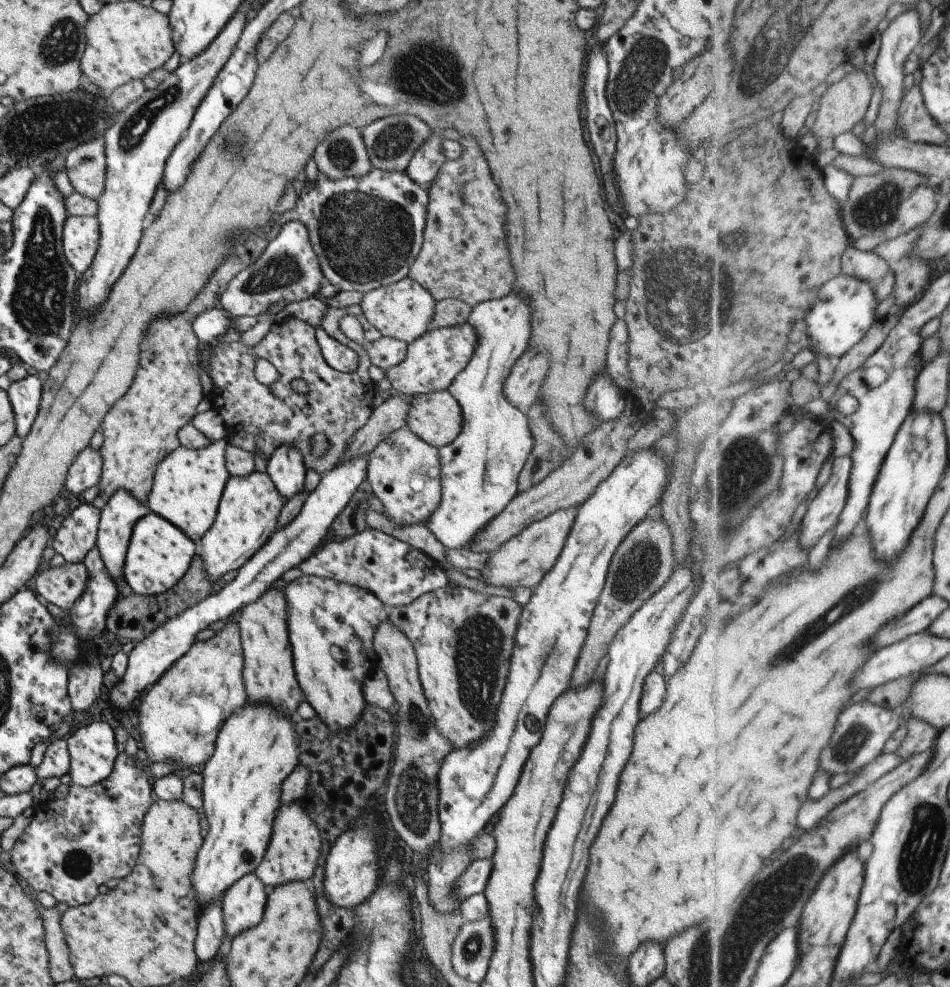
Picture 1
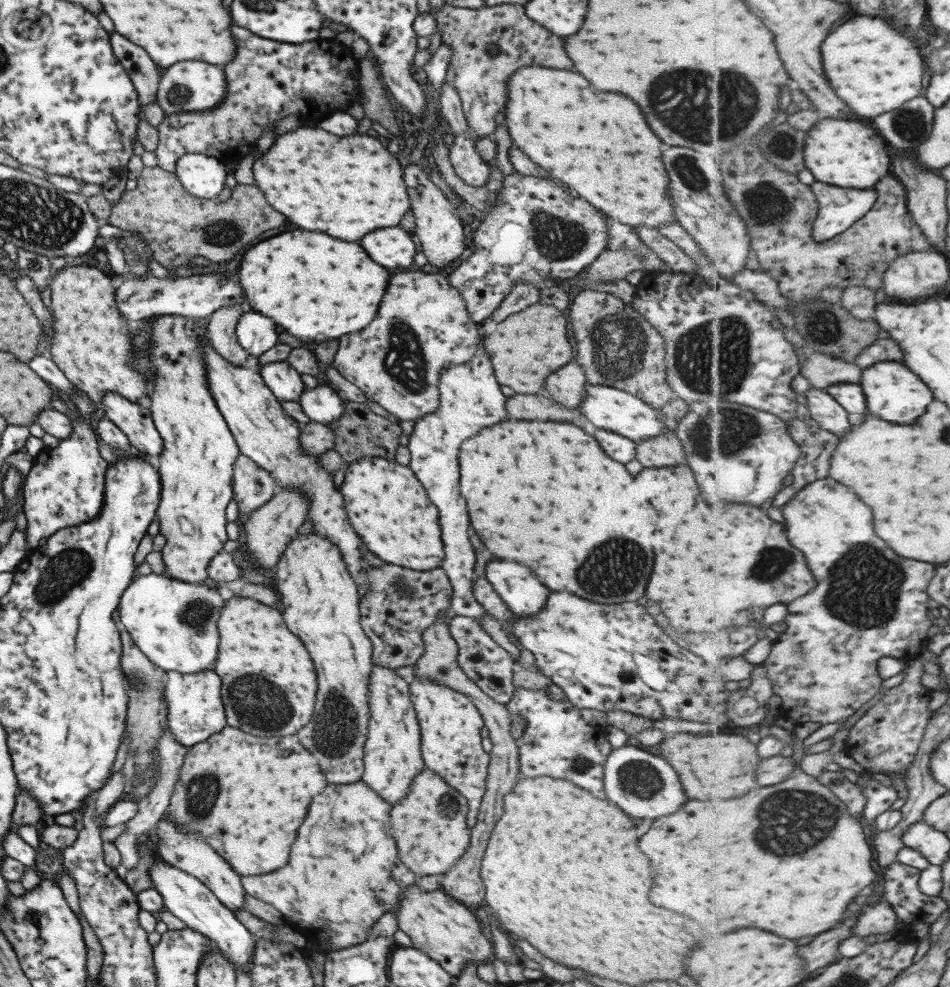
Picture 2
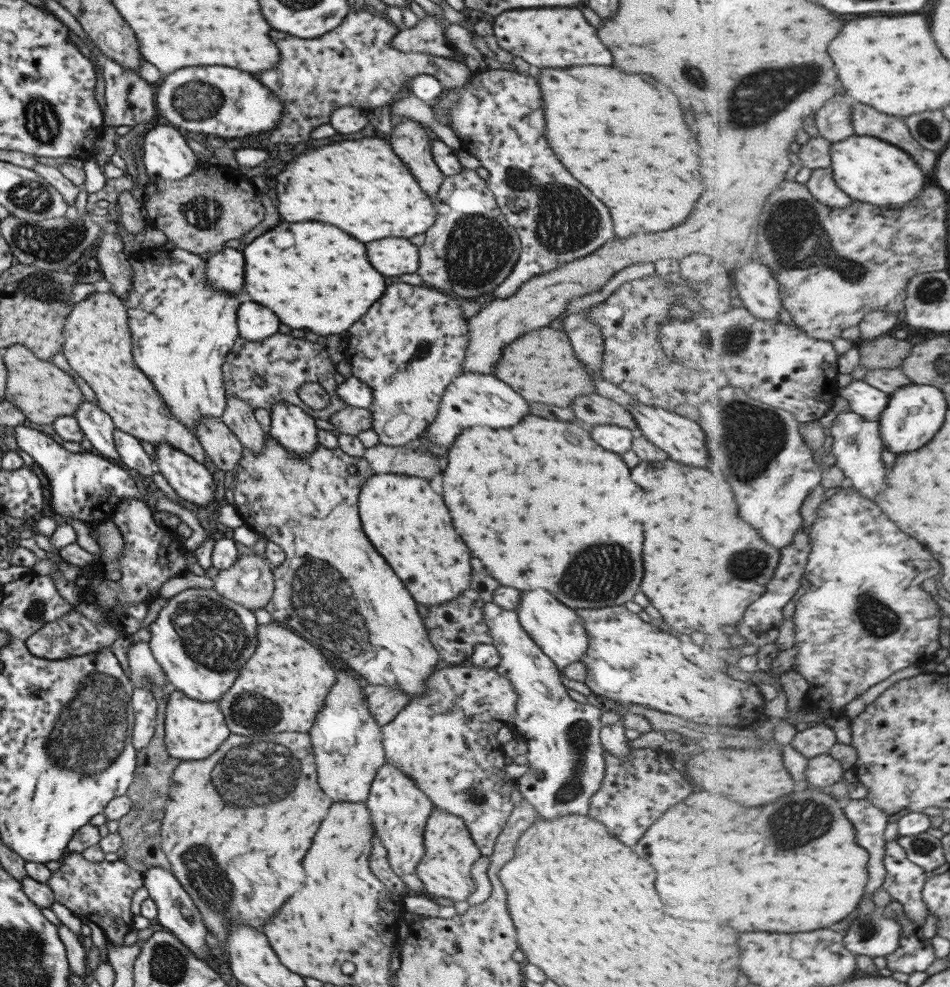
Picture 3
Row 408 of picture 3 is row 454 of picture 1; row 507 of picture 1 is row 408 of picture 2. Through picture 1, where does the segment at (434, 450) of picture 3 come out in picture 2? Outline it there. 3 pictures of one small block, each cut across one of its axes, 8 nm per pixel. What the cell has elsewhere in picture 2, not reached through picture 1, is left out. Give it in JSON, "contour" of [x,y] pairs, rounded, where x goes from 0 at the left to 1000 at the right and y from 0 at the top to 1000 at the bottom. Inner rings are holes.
{"contour":[[[509,345],[505,351],[505,357],[501,357],[499,363],[488,369],[472,372],[463,380],[461,388],[463,409],[457,417],[437,427],[428,451],[432,456],[431,473],[448,494],[451,505],[463,517],[463,537],[465,537],[468,560],[464,574],[468,578],[477,597],[476,622],[498,626],[503,631],[511,618],[497,599],[498,591],[503,586],[499,578],[501,563],[493,545],[495,527],[493,527],[491,509],[482,498],[482,458],[486,448],[491,444],[501,442],[509,432],[518,432],[535,426],[533,401],[528,399],[526,389],[520,383],[520,375],[516,369],[516,361],[512,359]]]}

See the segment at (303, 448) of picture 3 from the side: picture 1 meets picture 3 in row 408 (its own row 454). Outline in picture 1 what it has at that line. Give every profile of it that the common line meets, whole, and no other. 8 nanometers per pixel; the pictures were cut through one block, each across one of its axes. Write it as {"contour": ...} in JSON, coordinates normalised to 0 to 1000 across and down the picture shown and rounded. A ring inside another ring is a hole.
{"contour":[[[299,449],[291,453],[283,462],[280,476],[300,507],[320,497],[320,484],[324,474],[312,451]]]}

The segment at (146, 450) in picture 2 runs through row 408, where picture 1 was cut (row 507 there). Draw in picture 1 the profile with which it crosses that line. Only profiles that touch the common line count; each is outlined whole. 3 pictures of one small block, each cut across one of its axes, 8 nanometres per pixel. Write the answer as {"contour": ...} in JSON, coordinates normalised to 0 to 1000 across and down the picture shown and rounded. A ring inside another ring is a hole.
{"contour":[[[132,494],[124,495],[120,501],[117,501],[112,513],[106,517],[101,555],[121,589],[129,583],[129,573],[141,532],[158,519],[160,517],[158,517],[155,510],[147,509],[139,497]]]}

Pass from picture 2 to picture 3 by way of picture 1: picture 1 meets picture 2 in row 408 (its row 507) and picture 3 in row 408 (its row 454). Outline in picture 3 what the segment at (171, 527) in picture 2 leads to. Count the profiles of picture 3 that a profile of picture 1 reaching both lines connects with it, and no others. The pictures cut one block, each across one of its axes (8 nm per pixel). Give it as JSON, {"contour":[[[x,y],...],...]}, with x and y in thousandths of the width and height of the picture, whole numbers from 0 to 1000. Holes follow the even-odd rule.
{"contour":[[[184,250],[181,253],[163,253],[153,252],[145,257],[136,259],[135,265],[138,267],[140,274],[139,292],[132,304],[132,311],[135,318],[135,328],[138,336],[139,361],[143,371],[152,377],[152,379],[160,386],[163,394],[167,397],[169,404],[175,408],[178,416],[186,421],[186,425],[198,435],[204,437],[205,432],[212,427],[214,421],[225,421],[233,424],[237,416],[239,397],[236,391],[235,384],[235,369],[237,368],[239,359],[244,355],[247,344],[252,341],[249,331],[249,316],[253,311],[255,302],[251,302],[254,296],[236,296],[235,294],[227,294],[220,289],[216,279],[216,263],[202,256],[195,254],[189,250]]]}

